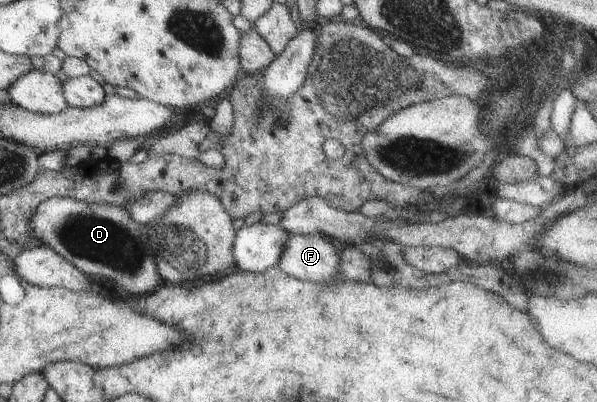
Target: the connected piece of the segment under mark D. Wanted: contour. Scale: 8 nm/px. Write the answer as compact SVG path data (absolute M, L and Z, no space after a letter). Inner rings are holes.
M50 197L36 207L29 228L45 246L52 247L84 274L108 276L130 294L150 292L160 280L148 242L151 227L138 224L124 207Z

